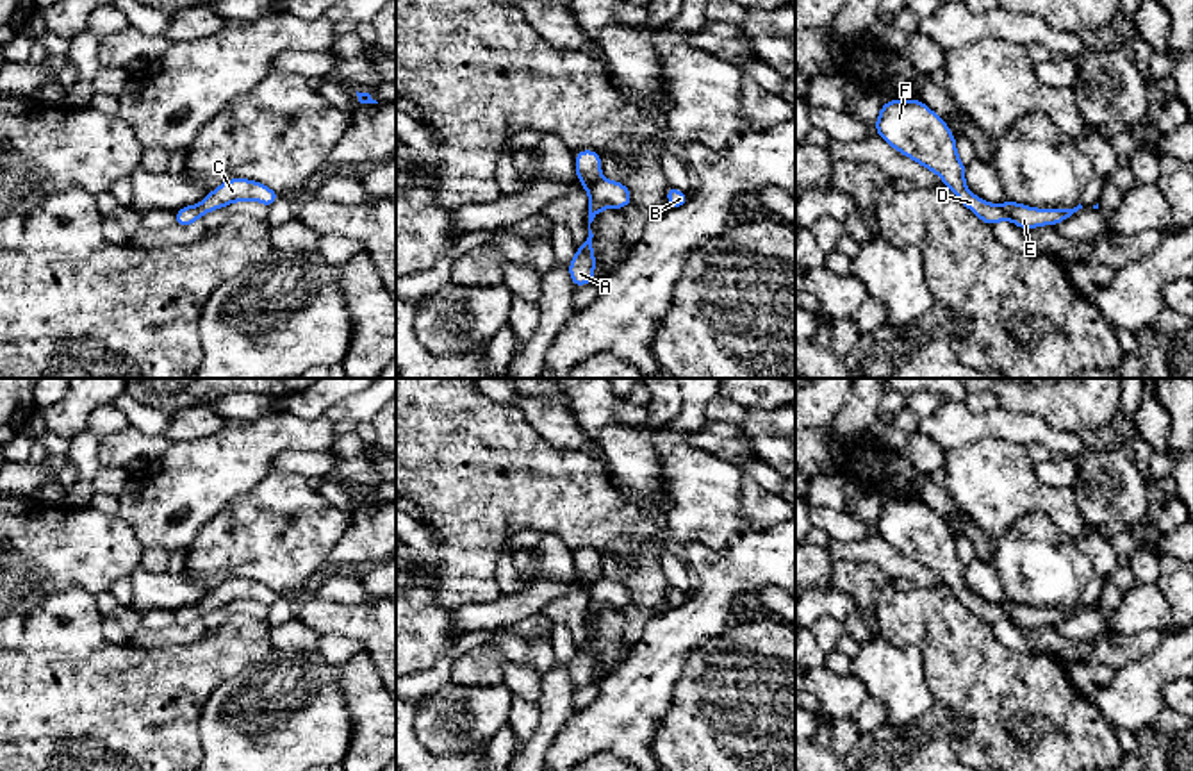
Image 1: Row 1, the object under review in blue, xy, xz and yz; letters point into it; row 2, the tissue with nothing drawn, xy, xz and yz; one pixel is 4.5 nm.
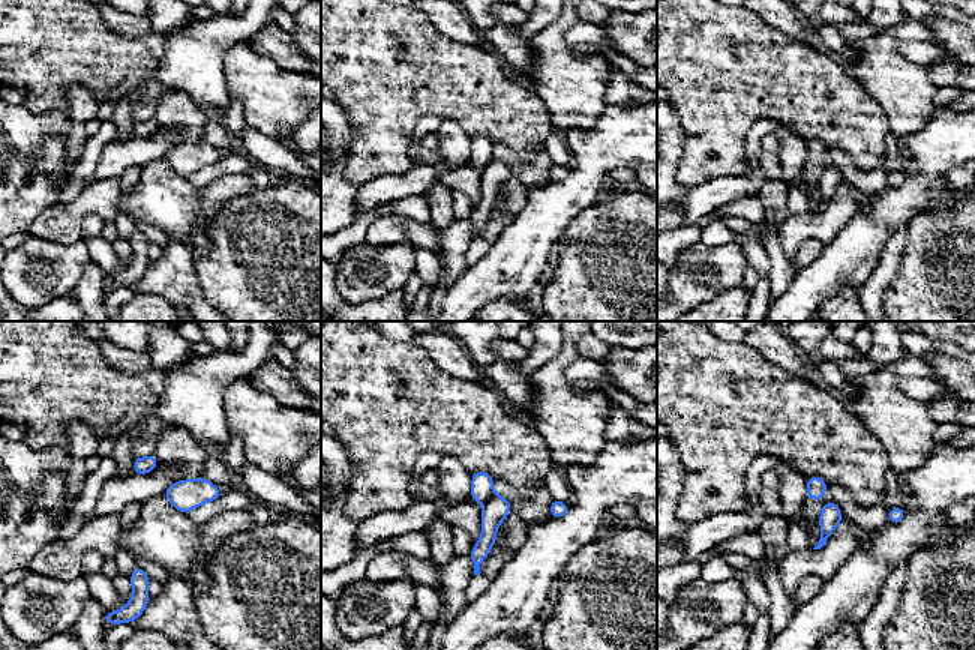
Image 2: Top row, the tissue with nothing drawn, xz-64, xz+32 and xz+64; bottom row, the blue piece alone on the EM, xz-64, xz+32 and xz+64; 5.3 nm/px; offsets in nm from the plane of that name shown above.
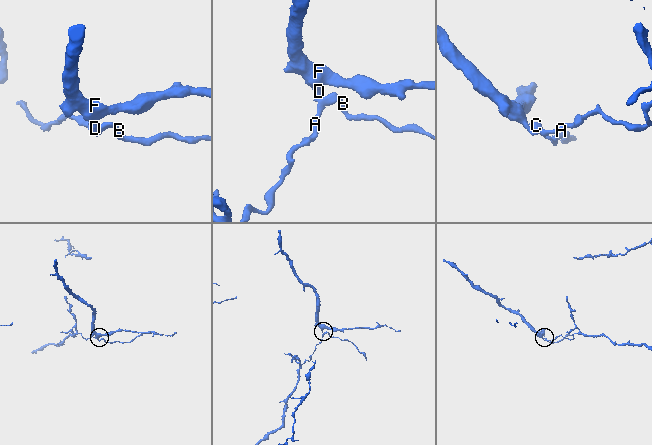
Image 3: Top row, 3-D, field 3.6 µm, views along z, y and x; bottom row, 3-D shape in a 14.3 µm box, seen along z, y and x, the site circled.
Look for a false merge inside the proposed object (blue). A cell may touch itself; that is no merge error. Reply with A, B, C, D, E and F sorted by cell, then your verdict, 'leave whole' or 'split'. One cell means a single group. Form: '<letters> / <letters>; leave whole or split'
A B C E / D F; split

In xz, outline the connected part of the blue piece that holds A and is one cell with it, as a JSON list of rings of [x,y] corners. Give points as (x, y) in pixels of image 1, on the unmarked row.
[[[603,576],[588,589],[588,596],[588,637],[581,646],[578,646],[574,659],[569,662],[569,673],[574,687],[596,682],[596,657],[592,648],[594,634],[590,630],[594,618],[606,607],[624,609],[631,603],[631,591],[624,584]]]

